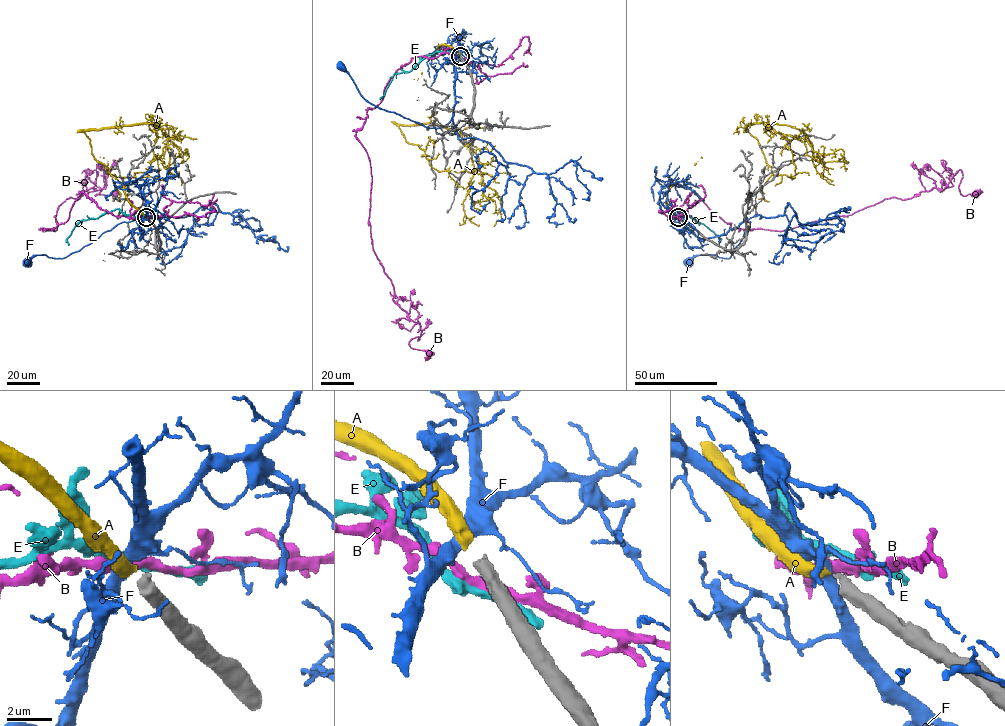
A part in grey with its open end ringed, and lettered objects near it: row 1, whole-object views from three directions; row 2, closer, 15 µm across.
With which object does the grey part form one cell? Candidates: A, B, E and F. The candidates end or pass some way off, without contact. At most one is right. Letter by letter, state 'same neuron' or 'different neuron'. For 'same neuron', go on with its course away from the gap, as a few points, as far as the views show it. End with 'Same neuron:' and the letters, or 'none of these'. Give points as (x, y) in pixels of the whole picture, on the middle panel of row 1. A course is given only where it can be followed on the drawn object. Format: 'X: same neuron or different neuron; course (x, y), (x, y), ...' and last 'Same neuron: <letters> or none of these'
A: same neuron; course (459, 55), (438, 46), (437, 112), (430, 118), (477, 155), (481, 183), (501, 206), (503, 221), (494, 226)
B: different neuron
E: different neuron
F: different neuron
Same neuron: A

